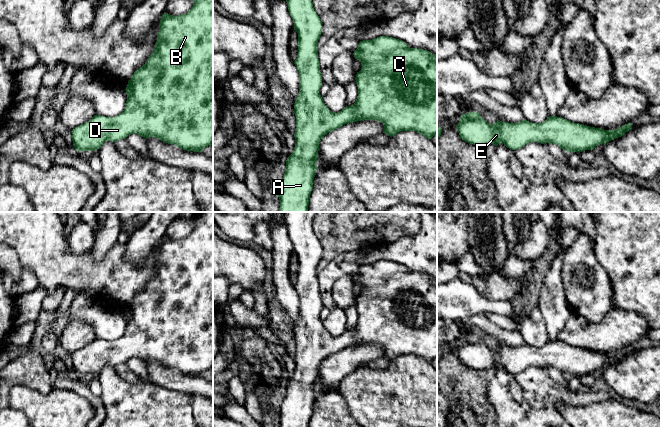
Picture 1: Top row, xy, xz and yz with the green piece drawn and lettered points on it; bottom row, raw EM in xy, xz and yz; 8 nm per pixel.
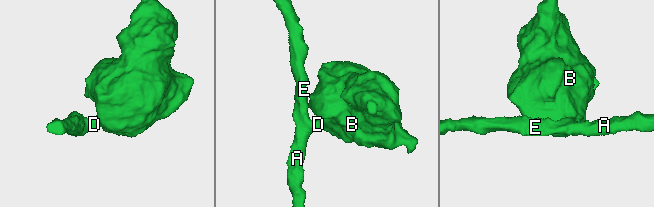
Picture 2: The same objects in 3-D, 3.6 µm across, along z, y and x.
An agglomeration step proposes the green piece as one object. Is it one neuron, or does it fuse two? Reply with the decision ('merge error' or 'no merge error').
no merge error

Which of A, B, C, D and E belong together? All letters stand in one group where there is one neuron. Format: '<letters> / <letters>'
A B C D E

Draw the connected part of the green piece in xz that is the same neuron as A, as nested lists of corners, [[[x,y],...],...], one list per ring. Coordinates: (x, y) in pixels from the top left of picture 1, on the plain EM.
[[[284,212],[284,220],[288,229],[288,235],[290,237],[291,242],[294,245],[294,253],[298,257],[298,273],[297,273],[298,279],[297,279],[296,284],[294,285],[294,288],[299,297],[299,318],[295,324],[294,335],[293,335],[293,337],[296,340],[296,353],[295,353],[295,358],[294,358],[295,371],[292,378],[286,384],[286,395],[282,402],[281,411],[278,417],[280,427],[309,427],[310,418],[313,413],[313,404],[314,404],[314,401],[316,399],[316,394],[317,394],[316,386],[317,386],[317,377],[319,374],[320,365],[327,357],[345,348],[353,347],[356,345],[364,345],[364,344],[380,345],[384,349],[383,357],[387,358],[390,361],[396,359],[397,357],[401,355],[415,355],[425,360],[428,363],[431,363],[434,359],[437,358],[437,280],[427,274],[410,272],[404,265],[396,263],[396,262],[392,262],[389,260],[380,260],[372,264],[363,264],[359,266],[358,272],[353,277],[355,283],[359,284],[362,288],[361,294],[357,296],[356,298],[355,306],[358,311],[357,323],[352,330],[346,330],[345,332],[343,332],[341,335],[337,337],[329,334],[329,332],[324,328],[323,323],[320,319],[320,312],[322,310],[322,301],[321,301],[321,296],[320,296],[320,286],[318,283],[317,266],[321,260],[322,249],[321,249],[321,244],[313,231],[313,226],[312,226],[315,214],[316,212]]]

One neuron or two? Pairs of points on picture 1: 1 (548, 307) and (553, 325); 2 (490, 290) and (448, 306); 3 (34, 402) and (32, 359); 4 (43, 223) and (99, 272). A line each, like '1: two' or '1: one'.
1: one
2: two
3: two
4: one

